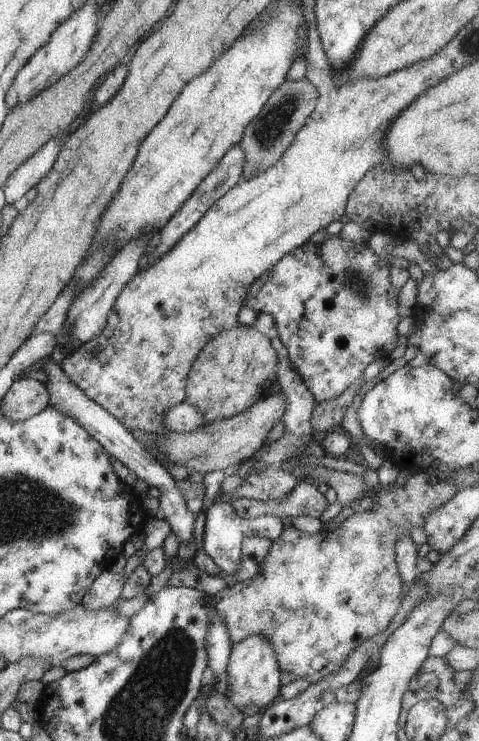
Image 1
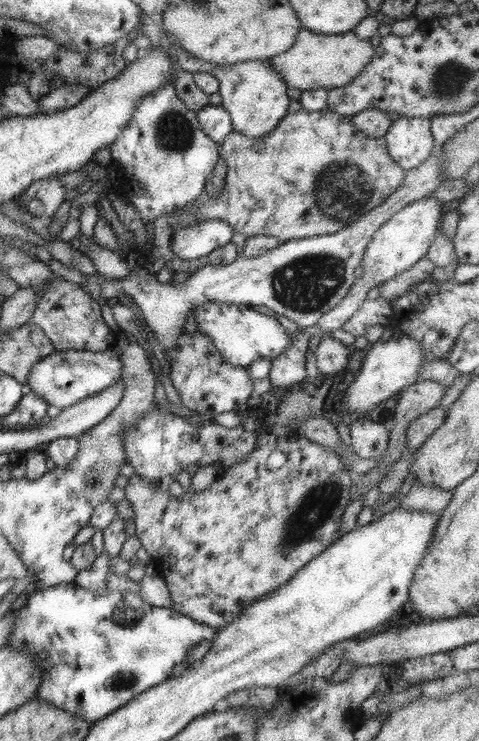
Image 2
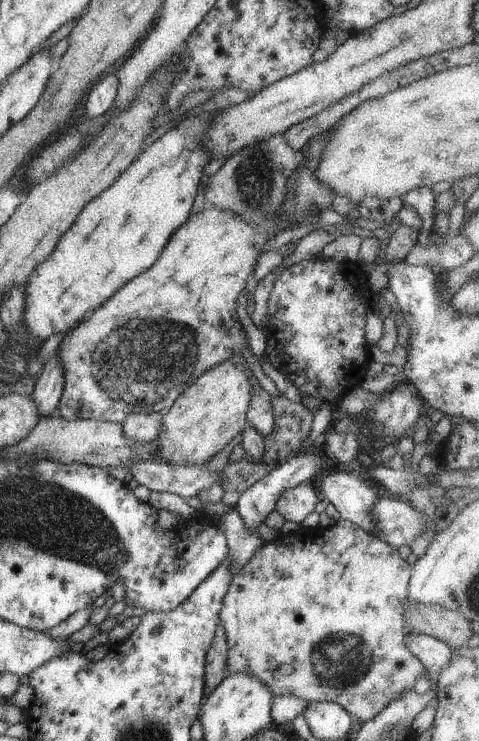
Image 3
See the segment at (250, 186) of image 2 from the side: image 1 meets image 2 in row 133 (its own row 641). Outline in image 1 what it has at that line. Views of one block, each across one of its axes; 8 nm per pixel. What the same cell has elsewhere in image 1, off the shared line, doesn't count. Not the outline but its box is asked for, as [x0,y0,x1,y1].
[213,471,457,686]

